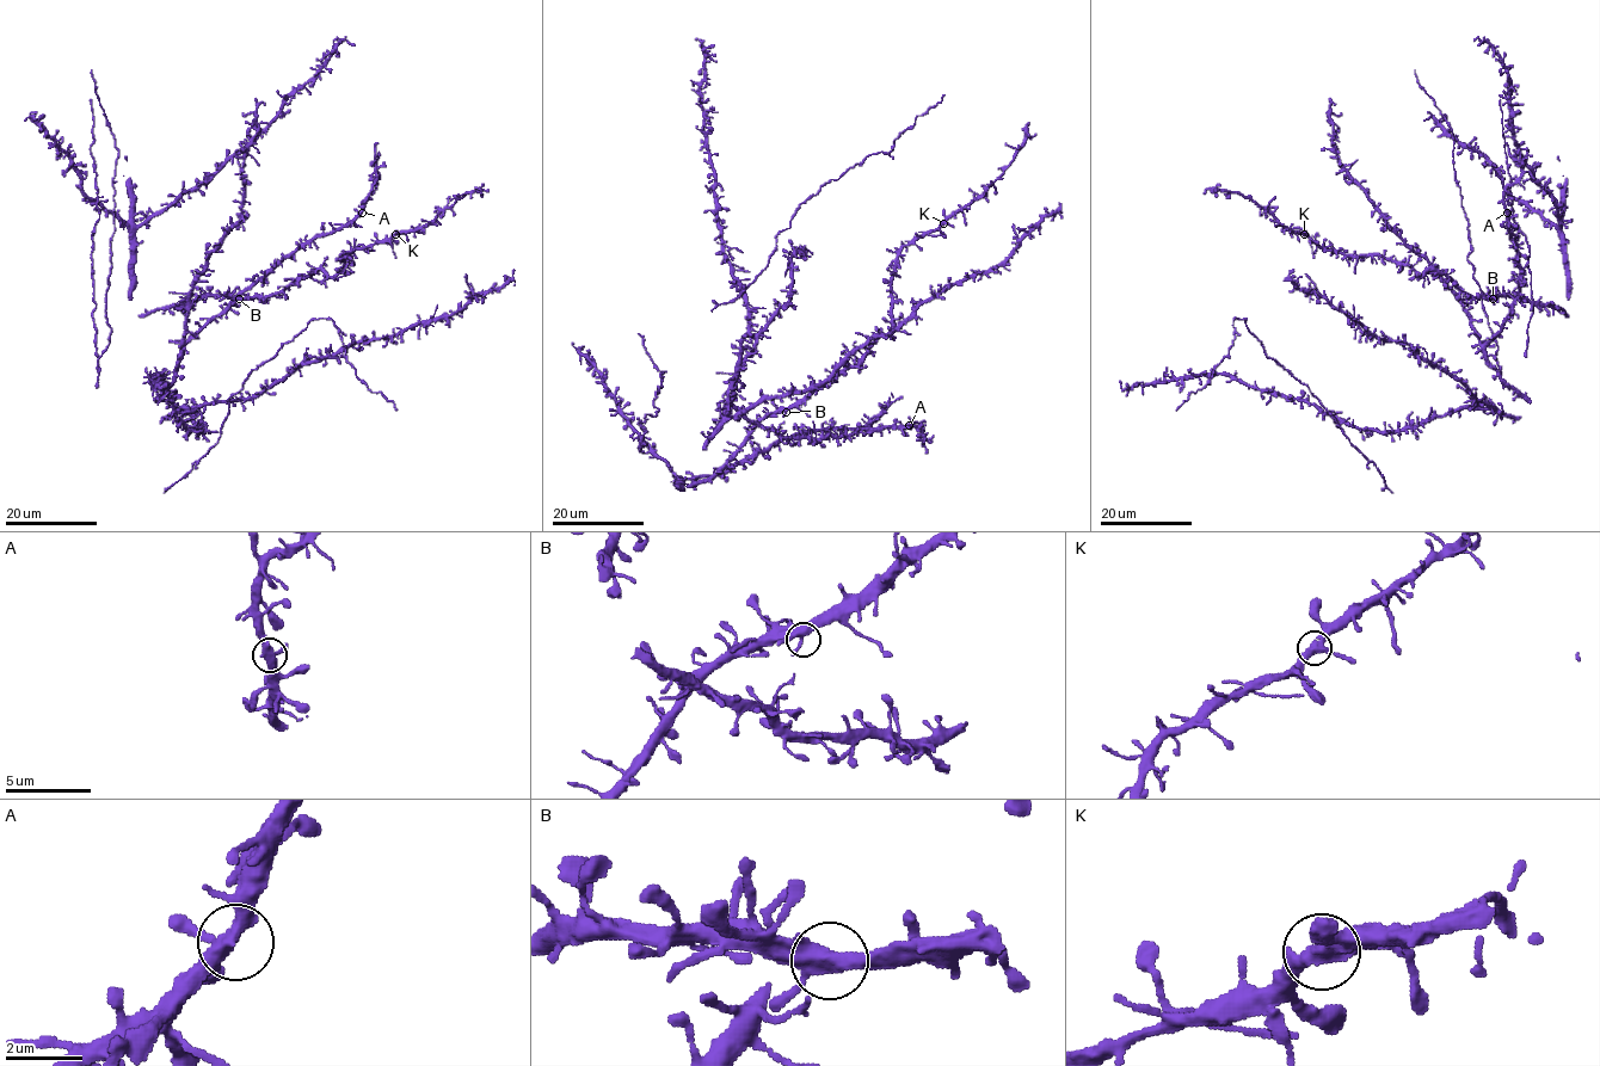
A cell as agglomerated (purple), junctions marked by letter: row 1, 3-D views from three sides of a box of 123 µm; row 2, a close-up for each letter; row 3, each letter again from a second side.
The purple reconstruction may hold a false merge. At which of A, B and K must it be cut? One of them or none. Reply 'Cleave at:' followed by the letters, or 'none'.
Cleave at: none

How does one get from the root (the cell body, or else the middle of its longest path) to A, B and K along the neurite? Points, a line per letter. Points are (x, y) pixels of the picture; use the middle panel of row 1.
A: (744, 441), (760, 421), (781, 411), (785, 414), (779, 431), (783, 437), (826, 438), (909, 425)
B: (744, 441), (764, 418), (786, 412)
K: (744, 441), (764, 418), (797, 407), (854, 368), (890, 331), (891, 273), (897, 253), (943, 222)

